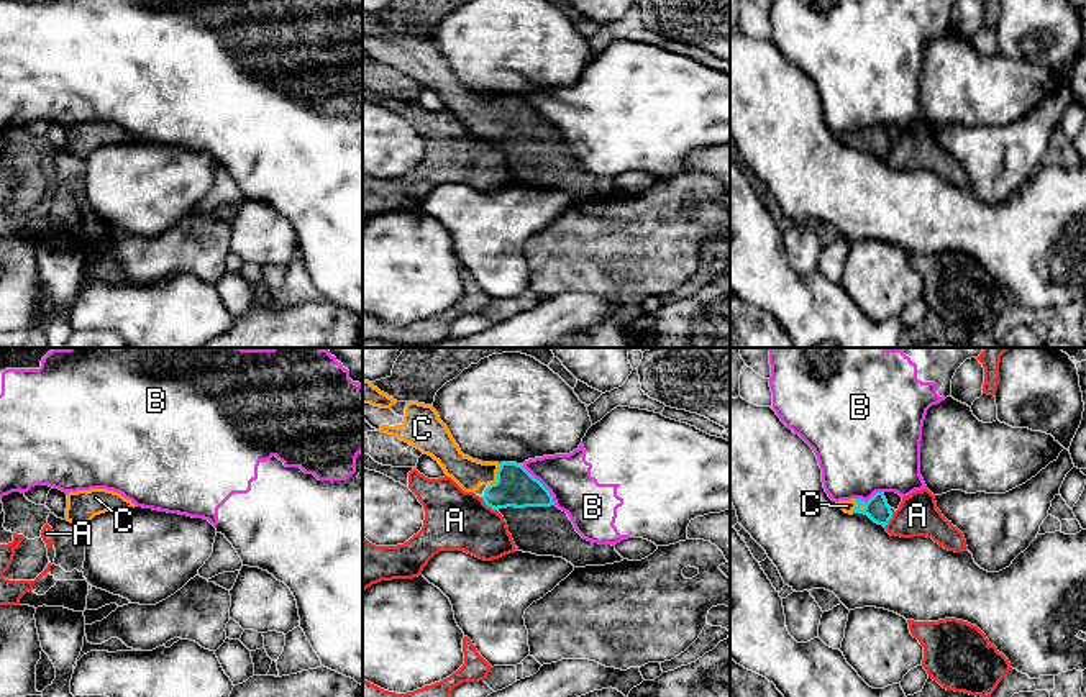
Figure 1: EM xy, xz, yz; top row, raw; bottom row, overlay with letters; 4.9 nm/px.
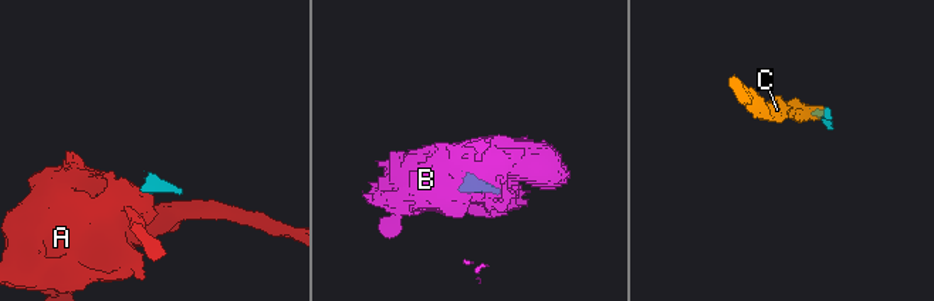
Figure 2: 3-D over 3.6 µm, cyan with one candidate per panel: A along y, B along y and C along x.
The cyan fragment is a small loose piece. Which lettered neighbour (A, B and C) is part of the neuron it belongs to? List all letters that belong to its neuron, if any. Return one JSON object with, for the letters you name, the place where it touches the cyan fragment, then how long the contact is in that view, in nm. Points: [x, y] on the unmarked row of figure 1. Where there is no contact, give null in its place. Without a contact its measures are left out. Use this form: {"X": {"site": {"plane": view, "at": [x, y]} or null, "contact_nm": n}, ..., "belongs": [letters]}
{"C": {"site": {"plane": "yz", "at": [858, 138]}, "contact_nm": 80}, "belongs": ["C"]}

